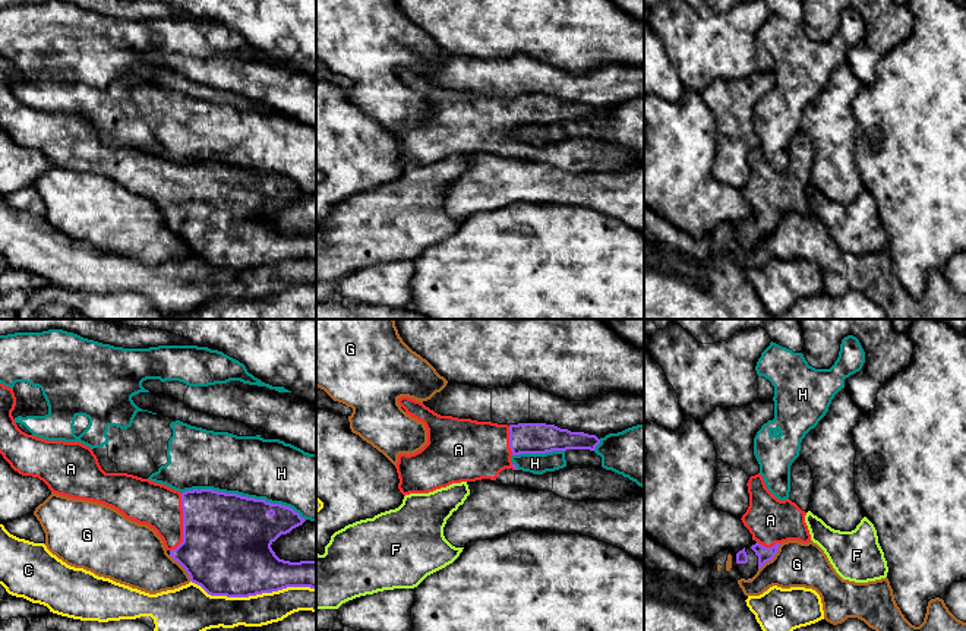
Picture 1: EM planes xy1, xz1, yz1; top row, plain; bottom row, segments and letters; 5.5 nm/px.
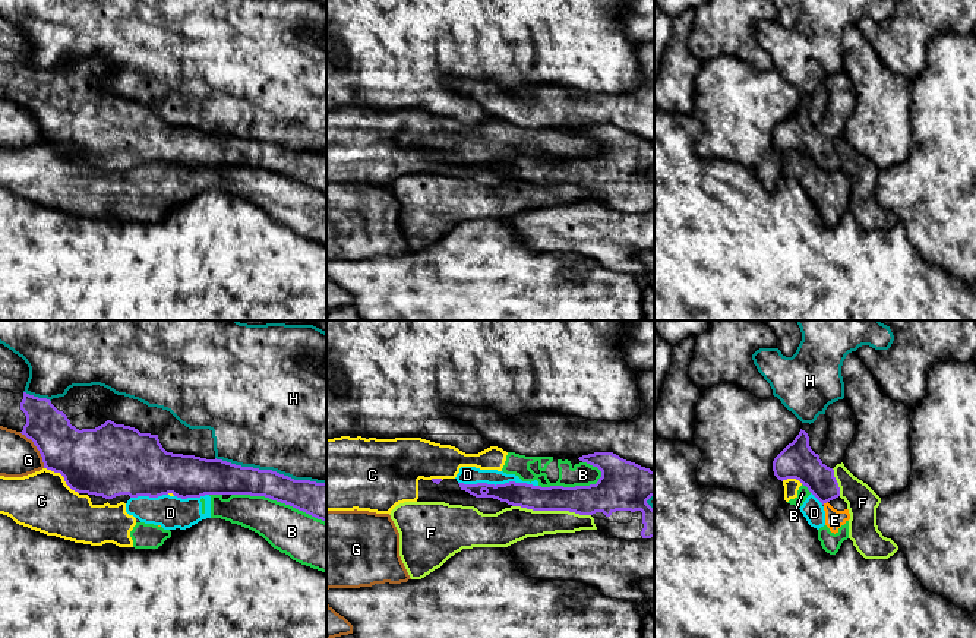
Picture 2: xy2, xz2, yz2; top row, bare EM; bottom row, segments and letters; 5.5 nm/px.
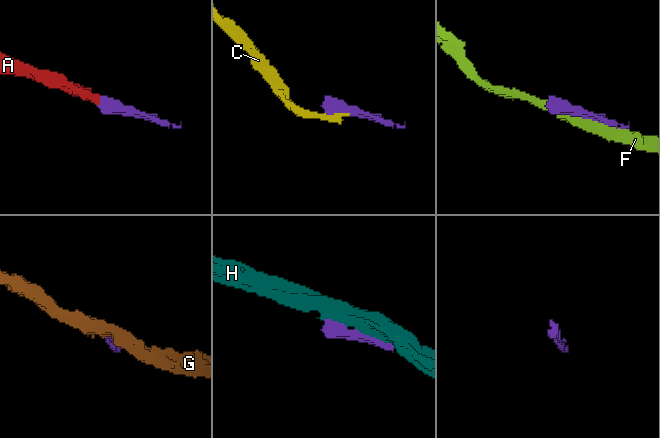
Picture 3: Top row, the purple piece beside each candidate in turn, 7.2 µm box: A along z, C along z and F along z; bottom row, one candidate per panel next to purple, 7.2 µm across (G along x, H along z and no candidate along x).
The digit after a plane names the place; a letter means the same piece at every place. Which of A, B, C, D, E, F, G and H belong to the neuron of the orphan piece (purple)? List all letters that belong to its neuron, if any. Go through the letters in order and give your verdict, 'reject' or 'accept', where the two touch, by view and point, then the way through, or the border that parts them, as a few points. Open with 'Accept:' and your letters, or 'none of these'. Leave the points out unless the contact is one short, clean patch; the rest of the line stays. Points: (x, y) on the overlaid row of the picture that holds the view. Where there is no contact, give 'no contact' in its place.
Accept: A
A: accept; contact xy1 (183, 523)
B: reject; contact xy2 (278, 501)
C: reject; contact xy1 (253, 595)
D: reject; contact xz2 (498, 485); border xz2 (458, 482), (495, 485), (526, 482), (537, 486)
E: reject; contact yz2 (824, 502)
F: reject; contact xz2 (552, 509)
G: reject; contact xy2 (37, 448)
H: reject; contact xy1 (243, 497)

